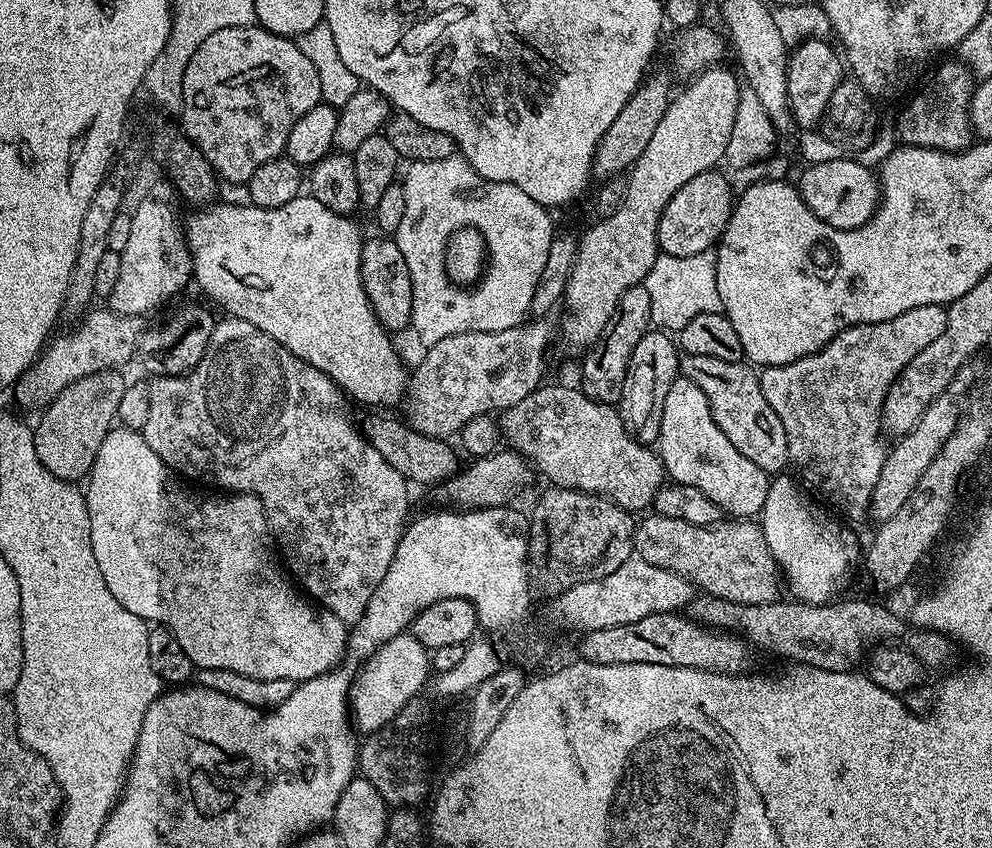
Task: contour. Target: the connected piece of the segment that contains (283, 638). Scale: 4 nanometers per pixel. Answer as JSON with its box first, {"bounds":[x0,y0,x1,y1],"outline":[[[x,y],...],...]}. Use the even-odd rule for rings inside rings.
{"bounds":[84,426,349,682],"outline":[[[116,426],[106,434],[102,447],[98,449],[98,458],[94,458],[94,466],[86,480],[88,488],[86,487],[84,501],[90,514],[90,546],[94,546],[94,558],[98,561],[98,570],[102,570],[102,578],[106,581],[110,594],[114,594],[114,598],[118,598],[118,602],[122,602],[122,606],[126,606],[130,614],[138,614],[141,622],[151,622],[153,625],[169,628],[174,638],[178,638],[182,650],[186,650],[186,658],[190,658],[192,665],[200,670],[234,670],[238,674],[246,674],[246,678],[282,678],[299,682],[318,678],[337,667],[348,651],[349,625],[333,612],[321,610],[307,595],[298,591],[297,585],[290,579],[289,573],[278,559],[274,537],[268,531],[268,519],[260,499],[251,496],[249,492],[203,496],[192,488],[183,488],[179,479],[168,480],[168,476],[170,477],[169,468],[164,465],[162,458],[158,458],[158,454],[154,454],[154,450],[150,450],[150,446],[144,441],[143,431]]]}

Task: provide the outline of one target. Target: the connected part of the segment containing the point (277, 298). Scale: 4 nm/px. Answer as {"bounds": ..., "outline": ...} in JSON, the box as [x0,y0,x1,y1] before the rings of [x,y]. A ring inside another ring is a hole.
{"bounds":[184,194,410,410],"outline":[[[301,194],[294,198],[294,202],[286,202],[286,206],[277,208],[258,208],[244,204],[220,204],[213,203],[211,206],[201,207],[184,224],[184,236],[188,240],[188,249],[192,255],[192,270],[194,273],[195,287],[200,287],[210,299],[216,304],[221,304],[225,308],[228,316],[236,316],[240,320],[250,322],[258,326],[274,342],[286,346],[290,354],[294,354],[302,362],[322,370],[334,383],[341,388],[353,401],[357,400],[360,404],[381,404],[381,409],[388,410],[391,404],[399,405],[406,395],[408,381],[410,379],[409,369],[404,369],[404,364],[400,361],[400,356],[396,353],[396,348],[392,345],[393,337],[387,328],[383,328],[370,306],[366,296],[366,290],[362,286],[362,246],[365,237],[360,236],[360,228],[352,221],[351,215],[343,216],[337,212],[331,212],[322,202],[318,202],[310,194]]]}

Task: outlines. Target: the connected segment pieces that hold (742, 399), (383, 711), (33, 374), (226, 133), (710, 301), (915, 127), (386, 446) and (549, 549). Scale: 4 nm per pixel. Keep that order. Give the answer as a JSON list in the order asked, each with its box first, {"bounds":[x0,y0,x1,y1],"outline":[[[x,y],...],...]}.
[{"bounds":[680,356,789,474],"outline":[[[701,356],[680,357],[680,372],[694,386],[699,386],[702,394],[706,394],[706,402],[710,402],[710,414],[714,414],[714,422],[718,422],[718,430],[734,442],[734,450],[754,462],[764,472],[780,474],[789,467],[788,443],[786,430],[782,426],[782,418],[770,410],[770,402],[762,395],[760,377],[747,363],[721,362],[718,358],[702,358]]]},{"bounds":[350,634,430,734],"outline":[[[411,634],[390,638],[371,658],[365,660],[353,679],[350,693],[350,720],[355,731],[371,734],[395,718],[409,700],[417,699],[430,680],[430,652]]]},{"bounds":[14,306,146,410],"outline":[[[107,306],[95,308],[85,311],[79,317],[80,324],[74,325],[61,340],[53,339],[18,377],[14,385],[17,409],[43,410],[49,402],[58,398],[58,394],[62,394],[62,390],[66,390],[66,386],[78,382],[78,378],[100,372],[103,368],[123,369],[123,364],[132,355],[137,355],[140,333],[146,328],[145,321],[138,316],[116,316]]]},{"bounds":[178,26,321,186],"outline":[[[234,26],[210,34],[194,50],[194,58],[186,62],[186,74],[182,74],[182,102],[184,111],[179,113],[178,124],[184,135],[202,150],[217,177],[225,176],[230,183],[244,186],[262,162],[285,155],[286,138],[290,138],[294,122],[321,103],[318,70],[302,54],[295,39],[267,32],[259,26]]]},{"bounds":[646,250,721,334],"outline":[[[712,250],[690,254],[690,258],[657,255],[646,287],[652,295],[652,324],[672,334],[679,333],[686,322],[690,322],[690,318],[698,318],[698,314],[721,311],[716,253]]]},{"bounds":[896,58,974,152],"outline":[[[953,58],[932,76],[932,81],[905,106],[896,120],[899,143],[910,148],[937,148],[943,152],[962,152],[973,143],[974,133],[968,117],[974,77],[969,68]]]},{"bounds":[362,414,462,486],"outline":[[[392,414],[380,415],[384,416],[365,418],[364,424],[362,423],[364,437],[370,442],[370,446],[374,446],[374,450],[378,450],[378,454],[382,454],[382,458],[386,458],[386,462],[390,462],[390,466],[394,466],[394,470],[398,470],[398,474],[404,476],[405,480],[413,485],[435,486],[461,471],[462,463],[460,464],[459,458],[456,457],[457,449],[452,449],[448,440],[436,440],[433,436],[422,434],[403,419],[395,420],[394,417],[388,416]]]},{"bounds":[528,486,636,598],"outline":[[[548,486],[537,498],[528,521],[528,567],[535,587],[551,598],[578,582],[614,574],[622,562],[633,559],[636,525],[633,513],[607,496]]]}]

